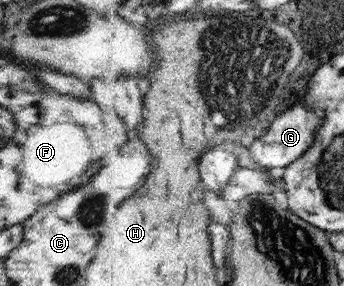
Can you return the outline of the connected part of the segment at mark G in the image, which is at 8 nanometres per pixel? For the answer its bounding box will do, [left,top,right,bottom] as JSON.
[251,98,325,173]

